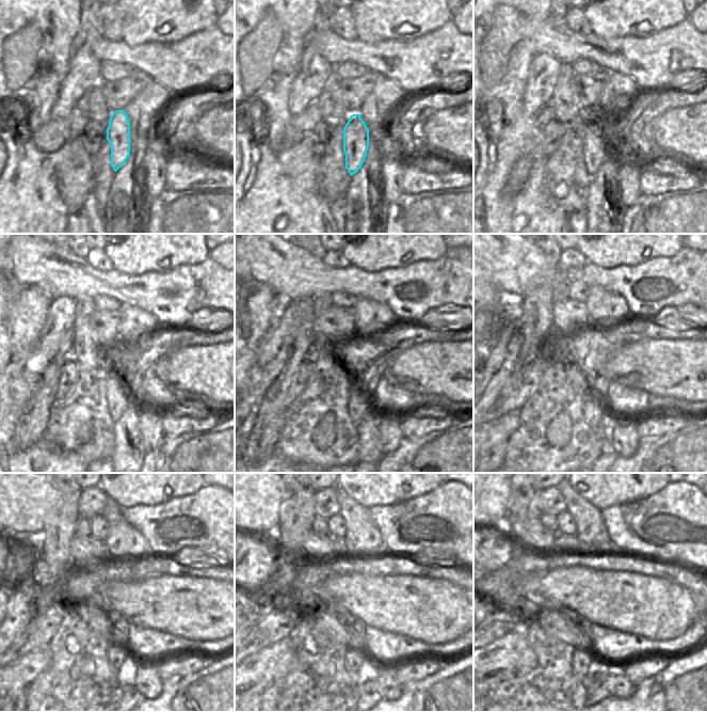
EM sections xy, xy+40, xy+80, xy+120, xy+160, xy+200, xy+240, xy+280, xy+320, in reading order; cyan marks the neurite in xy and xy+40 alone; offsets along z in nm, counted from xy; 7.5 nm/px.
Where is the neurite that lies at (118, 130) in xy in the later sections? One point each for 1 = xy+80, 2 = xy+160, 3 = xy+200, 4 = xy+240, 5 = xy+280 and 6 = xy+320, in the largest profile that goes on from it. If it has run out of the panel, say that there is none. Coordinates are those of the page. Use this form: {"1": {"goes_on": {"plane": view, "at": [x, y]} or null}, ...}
{"1": {"goes_on": {"plane": "xy+80", "at": [594, 149]}}, "2": {"goes_on": {"plane": "xy+160", "at": [357, 406]}}, "3": {"goes_on": {"plane": "xy+200", "at": [592, 409]}}, "4": {"goes_on": {"plane": "xy+240", "at": [116, 653]}}, "5": {"goes_on": {"plane": "xy+280", "at": [353, 659]}}, "6": {"goes_on": {"plane": "xy+320", "at": [582, 660]}}}

